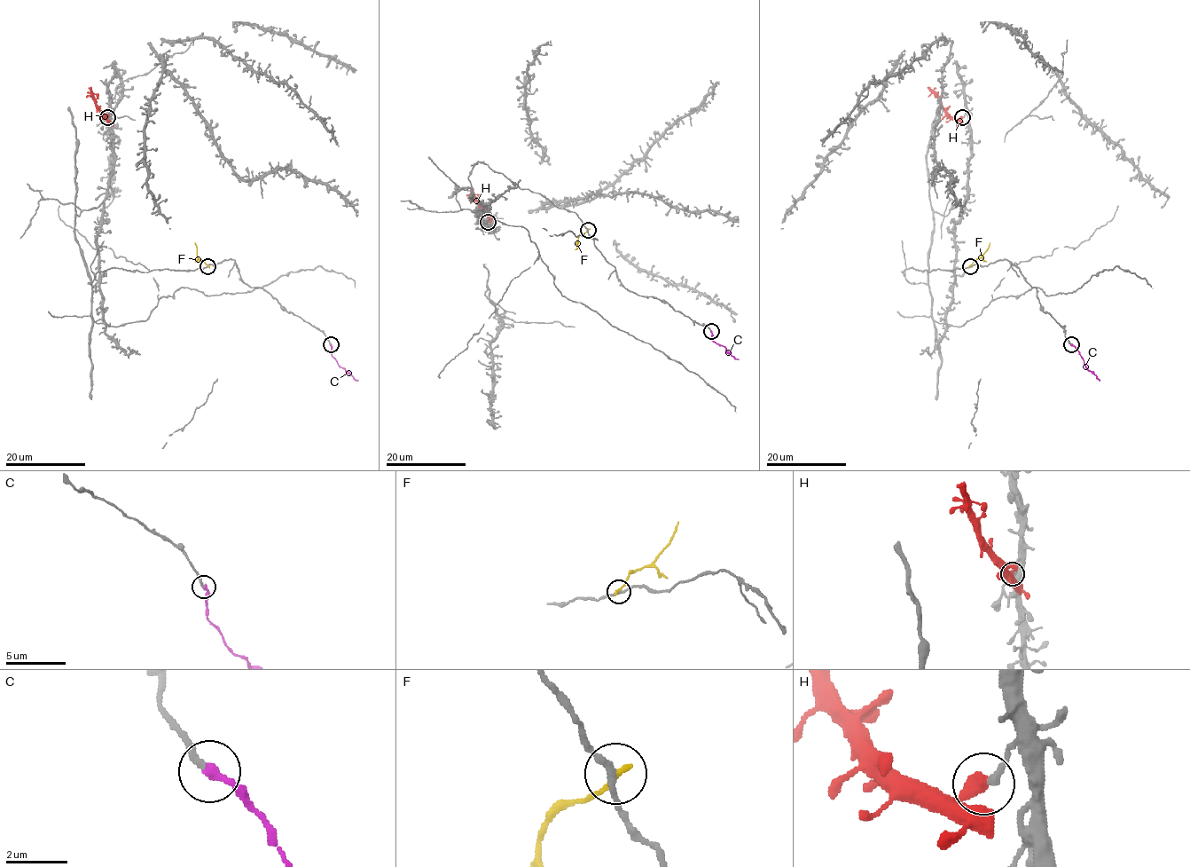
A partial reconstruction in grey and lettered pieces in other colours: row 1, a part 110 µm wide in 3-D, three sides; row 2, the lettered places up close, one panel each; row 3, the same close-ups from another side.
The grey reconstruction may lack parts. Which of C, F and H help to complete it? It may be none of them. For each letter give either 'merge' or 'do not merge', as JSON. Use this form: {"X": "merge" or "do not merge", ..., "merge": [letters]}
{"C": "merge", "F": "do not merge", "H": "do not merge", "merge": ["C"]}

